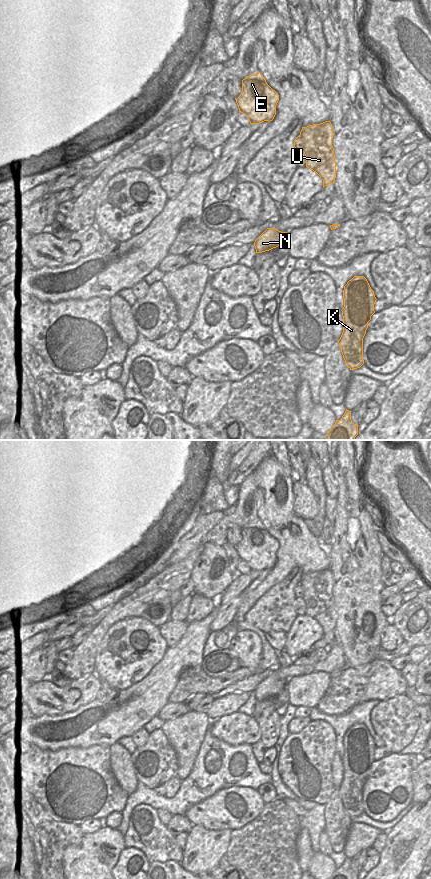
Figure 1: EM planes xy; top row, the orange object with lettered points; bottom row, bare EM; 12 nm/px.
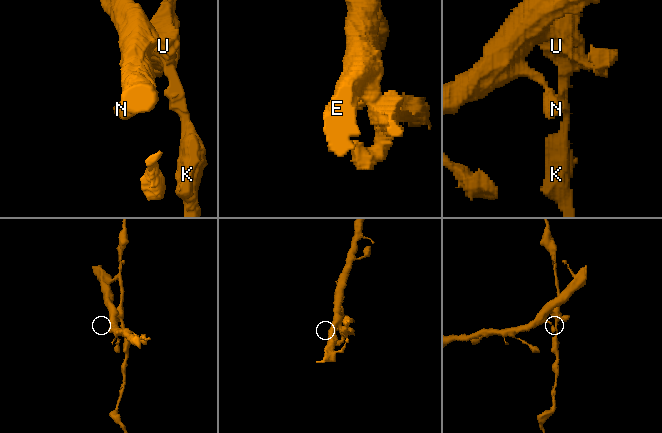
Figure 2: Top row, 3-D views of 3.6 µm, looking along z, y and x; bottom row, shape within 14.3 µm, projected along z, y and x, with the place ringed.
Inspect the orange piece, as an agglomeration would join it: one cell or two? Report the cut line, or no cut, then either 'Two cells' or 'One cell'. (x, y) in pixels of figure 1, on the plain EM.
Split along xy (299, 583), (302, 588), (302, 597). Two cells.

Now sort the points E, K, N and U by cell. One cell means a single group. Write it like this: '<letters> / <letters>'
E N / K U

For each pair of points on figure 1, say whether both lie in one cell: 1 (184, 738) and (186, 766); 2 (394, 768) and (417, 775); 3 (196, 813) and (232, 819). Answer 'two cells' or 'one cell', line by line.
1: one cell
2: two cells
3: one cell

